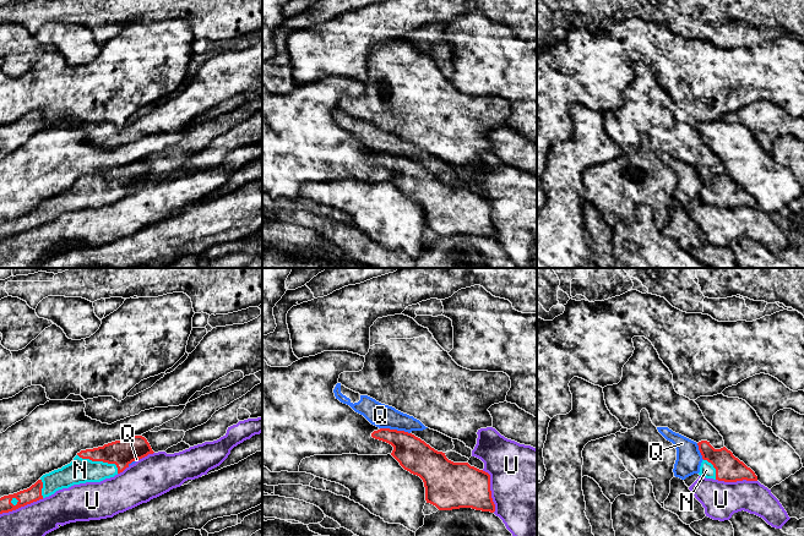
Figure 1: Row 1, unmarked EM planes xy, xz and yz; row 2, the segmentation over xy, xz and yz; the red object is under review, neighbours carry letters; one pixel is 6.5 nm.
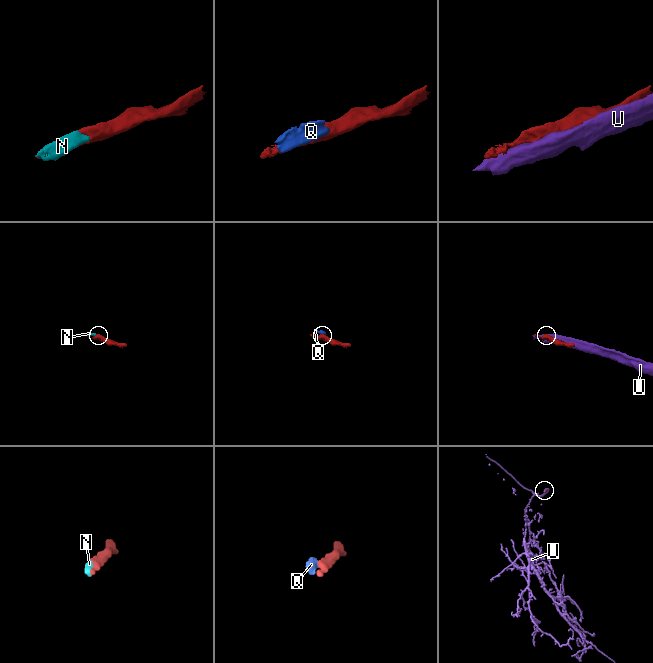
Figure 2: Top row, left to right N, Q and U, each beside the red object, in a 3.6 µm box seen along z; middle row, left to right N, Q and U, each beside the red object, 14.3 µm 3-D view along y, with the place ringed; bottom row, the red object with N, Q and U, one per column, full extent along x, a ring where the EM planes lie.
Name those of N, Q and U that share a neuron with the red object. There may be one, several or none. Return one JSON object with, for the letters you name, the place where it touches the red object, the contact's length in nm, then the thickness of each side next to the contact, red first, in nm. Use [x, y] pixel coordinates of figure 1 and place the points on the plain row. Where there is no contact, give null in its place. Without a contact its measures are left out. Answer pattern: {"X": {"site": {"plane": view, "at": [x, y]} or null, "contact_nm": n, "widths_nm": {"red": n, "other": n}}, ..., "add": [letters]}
{"N": {"site": {"plane": "xy", "at": [101, 186]}, "contact_nm": 300, "widths_nm": {"red": 170, "other": 160}}, "add": ["N"]}

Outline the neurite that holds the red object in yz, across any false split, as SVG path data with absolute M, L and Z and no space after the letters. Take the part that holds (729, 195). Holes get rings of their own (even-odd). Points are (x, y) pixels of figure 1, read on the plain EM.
M701 166L697 171L704 185L700 202L724 208L757 207L755 198L726 173L715 175L707 166Z

